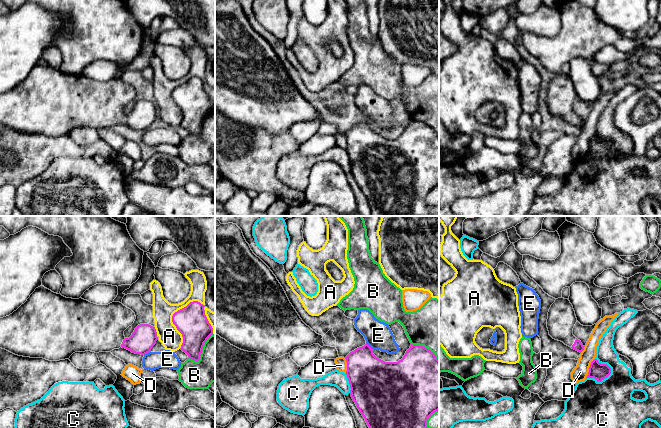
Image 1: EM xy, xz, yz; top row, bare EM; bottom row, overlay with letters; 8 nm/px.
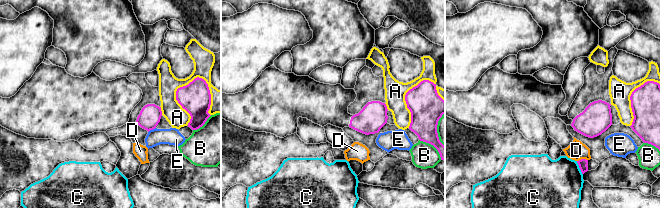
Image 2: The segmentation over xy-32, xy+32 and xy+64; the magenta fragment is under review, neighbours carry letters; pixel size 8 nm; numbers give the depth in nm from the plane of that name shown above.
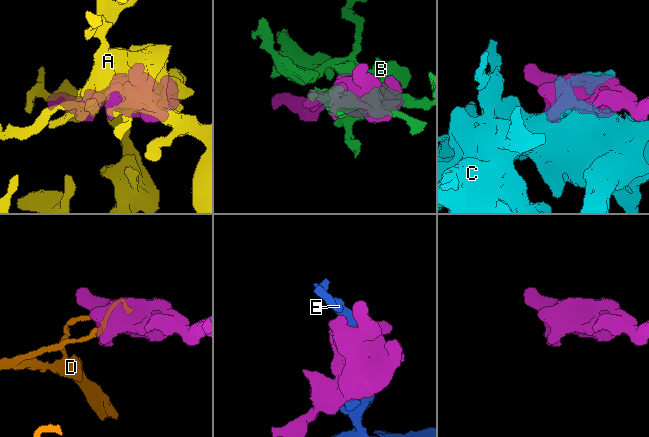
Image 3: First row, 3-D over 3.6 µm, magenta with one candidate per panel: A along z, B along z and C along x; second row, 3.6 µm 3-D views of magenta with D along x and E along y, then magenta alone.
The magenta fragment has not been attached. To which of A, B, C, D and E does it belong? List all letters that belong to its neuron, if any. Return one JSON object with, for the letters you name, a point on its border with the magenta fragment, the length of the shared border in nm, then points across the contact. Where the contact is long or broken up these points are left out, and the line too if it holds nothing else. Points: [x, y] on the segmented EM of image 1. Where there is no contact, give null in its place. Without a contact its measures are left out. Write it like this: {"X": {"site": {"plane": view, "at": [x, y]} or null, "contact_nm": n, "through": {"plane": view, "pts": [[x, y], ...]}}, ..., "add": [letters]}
{"add": []}

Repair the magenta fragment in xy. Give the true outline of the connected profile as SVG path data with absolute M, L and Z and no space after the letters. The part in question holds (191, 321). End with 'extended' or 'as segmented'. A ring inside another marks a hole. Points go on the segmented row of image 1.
M193 301L172 316L173 324L183 337L180 349L188 358L197 362L204 343L213 335L213 328L205 315L204 307L200 302Z | as segmented

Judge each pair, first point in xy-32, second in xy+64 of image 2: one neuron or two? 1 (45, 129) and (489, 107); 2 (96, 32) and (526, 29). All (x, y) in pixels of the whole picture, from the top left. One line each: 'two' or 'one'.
1: one
2: two

